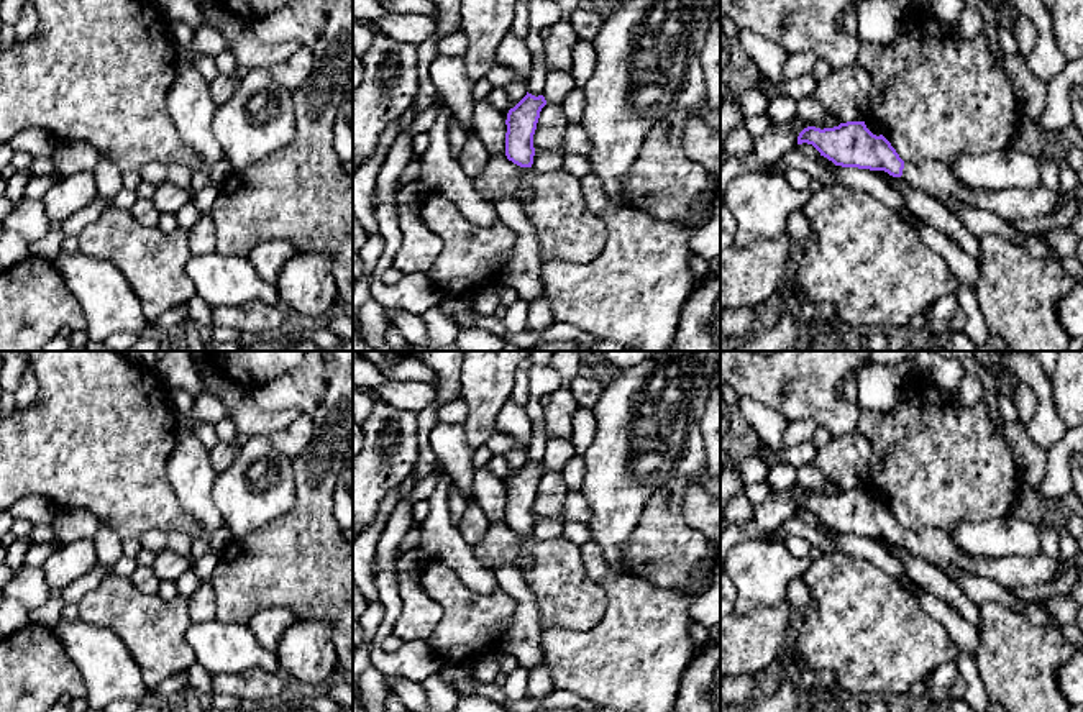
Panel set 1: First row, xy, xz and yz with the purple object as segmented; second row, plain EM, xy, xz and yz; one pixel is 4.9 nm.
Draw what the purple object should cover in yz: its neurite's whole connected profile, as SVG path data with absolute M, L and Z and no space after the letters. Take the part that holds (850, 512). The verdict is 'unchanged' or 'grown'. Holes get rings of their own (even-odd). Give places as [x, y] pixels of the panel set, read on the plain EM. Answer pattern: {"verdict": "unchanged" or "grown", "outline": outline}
{"verdict": "grown", "outline": "M847 489L834 495L807 494L797 504L797 512L812 512L820 523L842 535L884 538L904 545L912 555L932 564L952 564L958 569L994 579L1003 587L1030 587L1050 584L1058 574L1058 559L1042 553L1035 556L986 558L960 550L948 533L927 528L904 530L891 510L873 502L865 489Z"}

